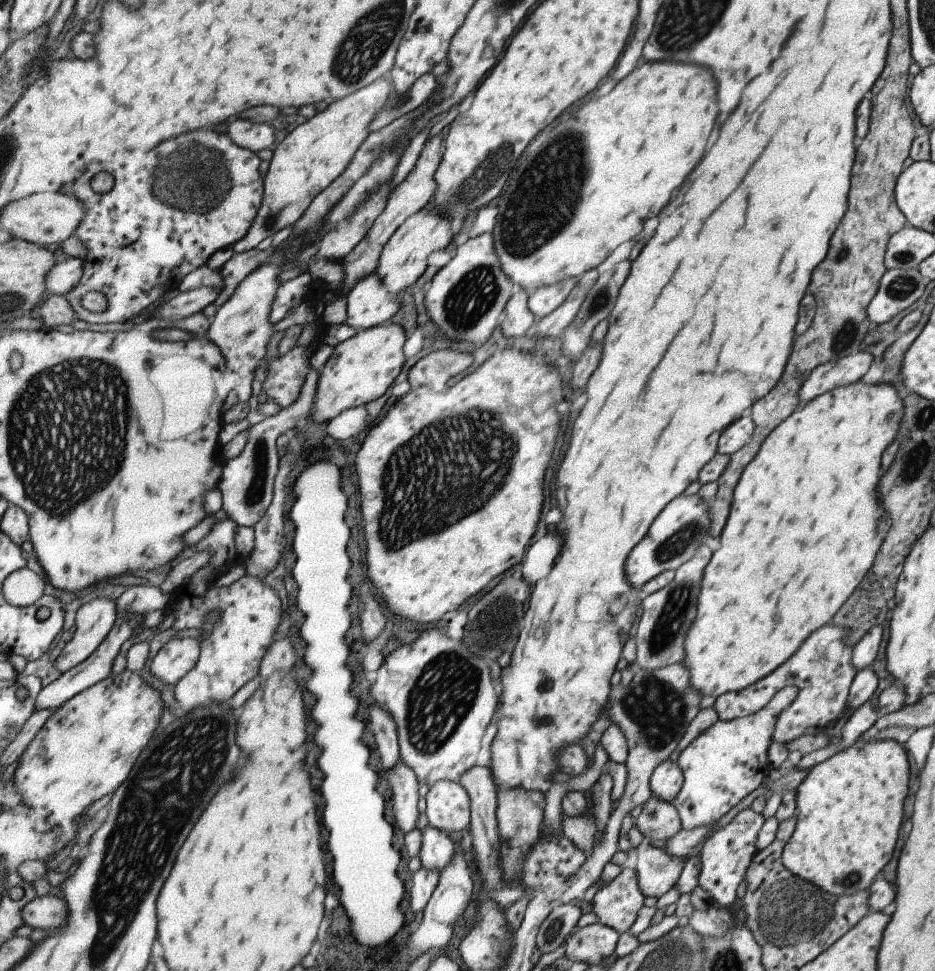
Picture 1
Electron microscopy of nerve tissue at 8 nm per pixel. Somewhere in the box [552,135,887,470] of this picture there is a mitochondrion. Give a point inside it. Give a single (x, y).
(844, 336)

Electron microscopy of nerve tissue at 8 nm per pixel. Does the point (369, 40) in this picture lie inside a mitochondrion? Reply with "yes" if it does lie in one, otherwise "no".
yes

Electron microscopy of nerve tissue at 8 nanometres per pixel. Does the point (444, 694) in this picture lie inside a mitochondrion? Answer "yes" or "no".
yes

